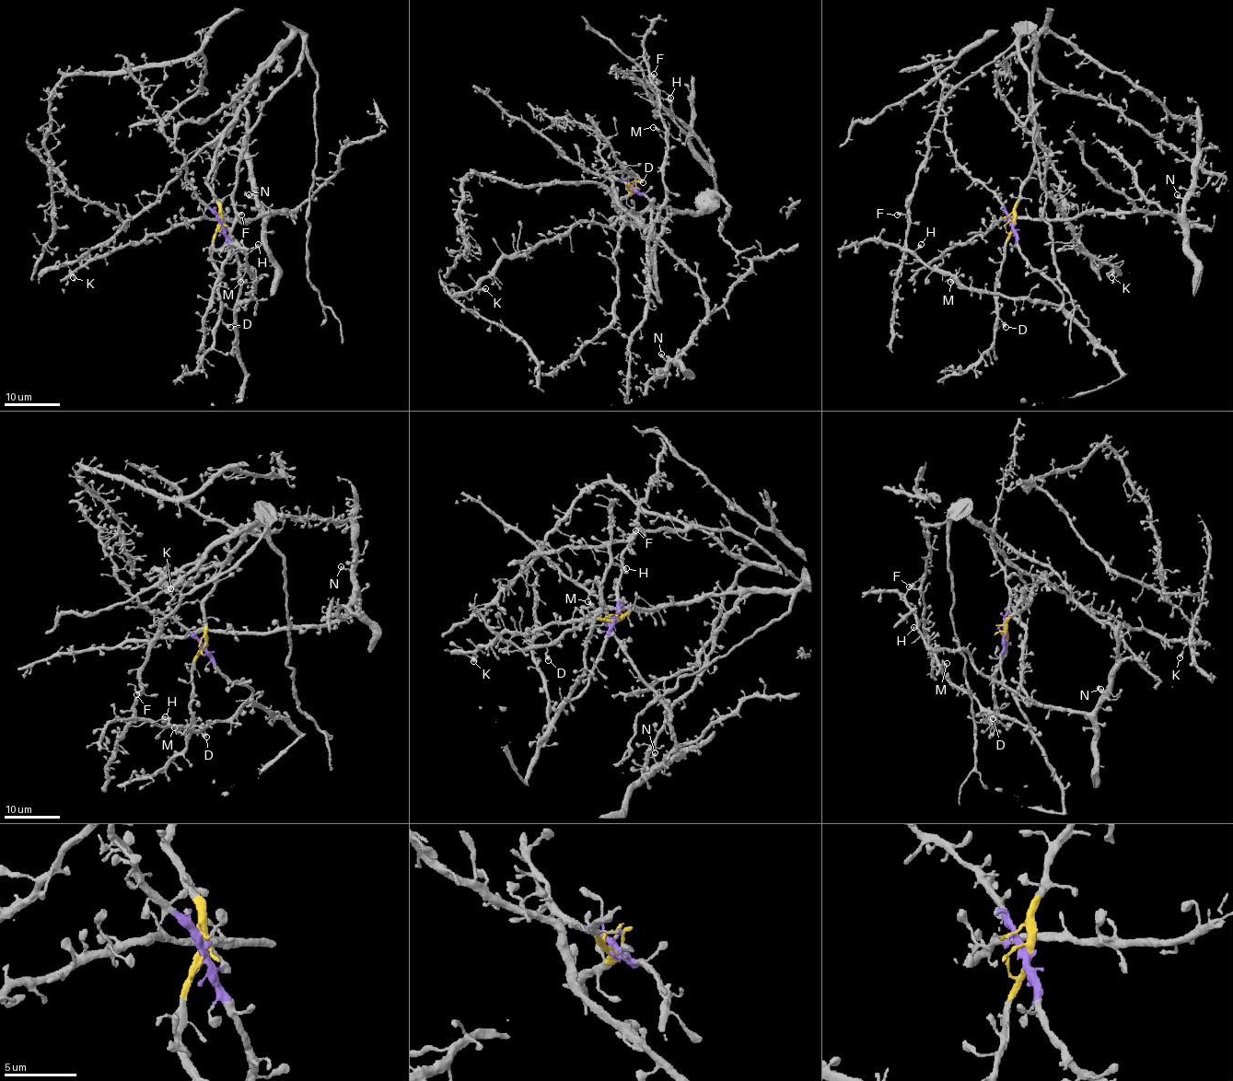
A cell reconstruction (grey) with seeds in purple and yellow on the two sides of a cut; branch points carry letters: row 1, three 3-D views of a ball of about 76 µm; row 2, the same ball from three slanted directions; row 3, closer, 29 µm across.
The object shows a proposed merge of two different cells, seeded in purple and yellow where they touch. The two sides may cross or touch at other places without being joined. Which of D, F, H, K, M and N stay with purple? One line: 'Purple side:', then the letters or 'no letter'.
Purple side: H, M, N

